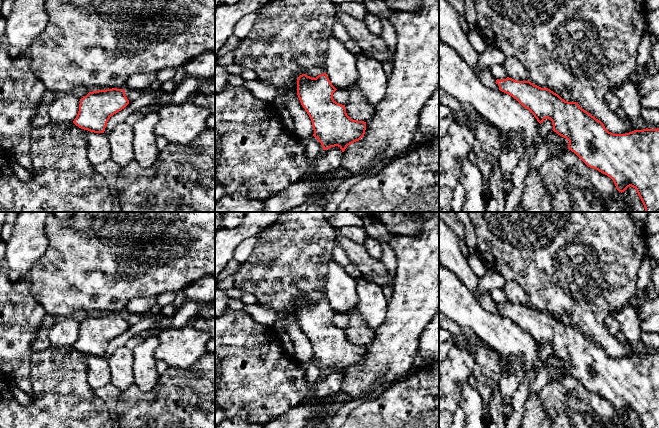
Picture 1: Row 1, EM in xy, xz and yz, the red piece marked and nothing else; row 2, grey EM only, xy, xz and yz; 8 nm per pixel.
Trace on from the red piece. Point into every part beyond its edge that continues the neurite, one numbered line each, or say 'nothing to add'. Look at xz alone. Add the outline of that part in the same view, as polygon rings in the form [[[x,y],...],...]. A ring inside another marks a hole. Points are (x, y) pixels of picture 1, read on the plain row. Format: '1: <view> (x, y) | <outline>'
nothing to add

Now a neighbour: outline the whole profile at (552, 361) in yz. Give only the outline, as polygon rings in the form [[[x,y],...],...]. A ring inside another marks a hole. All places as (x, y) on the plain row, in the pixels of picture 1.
[[[551,354],[549,357],[545,358],[540,365],[540,369],[542,368],[547,368],[547,367],[553,367],[558,370],[558,374],[553,378],[552,383],[559,383],[563,380],[563,378],[569,374],[568,373],[568,368],[569,365],[558,359],[556,356]]]

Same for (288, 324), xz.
[[[287,314],[276,318],[274,322],[275,330],[281,335],[286,334],[292,341],[294,347],[294,358],[306,364],[313,361],[314,354],[312,345],[301,329],[297,316],[293,314]]]

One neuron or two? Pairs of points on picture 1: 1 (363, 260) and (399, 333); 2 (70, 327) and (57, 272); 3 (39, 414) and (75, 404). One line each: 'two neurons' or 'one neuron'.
1: two neurons
2: two neurons
3: one neuron

